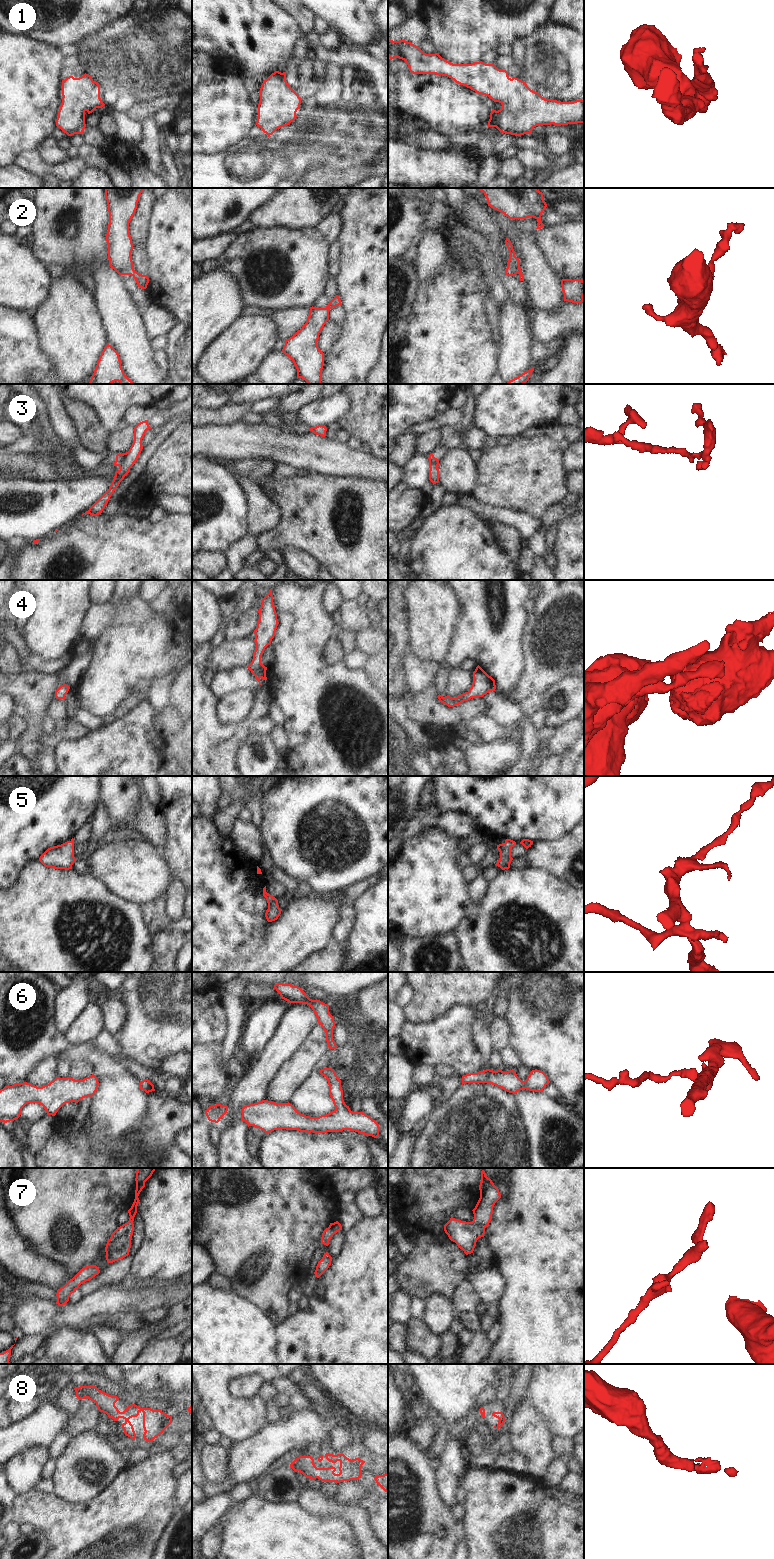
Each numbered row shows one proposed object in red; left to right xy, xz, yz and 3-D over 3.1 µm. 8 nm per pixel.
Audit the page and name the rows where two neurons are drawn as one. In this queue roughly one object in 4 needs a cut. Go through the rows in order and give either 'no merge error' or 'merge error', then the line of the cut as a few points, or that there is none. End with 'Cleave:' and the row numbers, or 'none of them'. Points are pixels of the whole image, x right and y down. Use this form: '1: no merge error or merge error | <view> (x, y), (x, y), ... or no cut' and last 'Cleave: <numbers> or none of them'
1: no merge error | no cut
2: no merge error | no cut
3: no merge error | no cut
4: no merge error | no cut
5: no merge error | no cut
6: no merge error | no cut
7: no merge error | no cut
8: no merge error | no cut
Cleave: none of them

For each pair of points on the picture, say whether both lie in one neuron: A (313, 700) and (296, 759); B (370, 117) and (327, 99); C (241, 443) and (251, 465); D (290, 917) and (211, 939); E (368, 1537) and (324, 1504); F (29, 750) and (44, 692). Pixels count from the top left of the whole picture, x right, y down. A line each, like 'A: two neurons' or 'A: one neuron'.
A: one neuron
B: one neuron
C: two neurons
D: two neurons
E: one neuron
F: one neuron

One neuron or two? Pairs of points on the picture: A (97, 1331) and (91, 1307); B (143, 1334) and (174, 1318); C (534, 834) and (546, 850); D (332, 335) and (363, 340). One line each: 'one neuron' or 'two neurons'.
A: two neurons
B: one neuron
C: two neurons
D: two neurons

